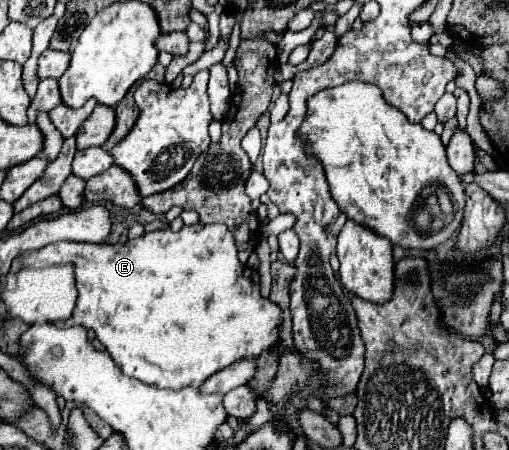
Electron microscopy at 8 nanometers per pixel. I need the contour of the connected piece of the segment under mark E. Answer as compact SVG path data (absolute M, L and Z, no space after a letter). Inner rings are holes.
M195 223L195 225L183 225L181 231L171 229L159 229L153 233L145 233L137 239L125 241L125 243L75 243L75 241L61 241L55 245L49 245L43 249L45 259L49 263L71 263L75 267L75 283L77 283L77 305L73 309L73 315L69 321L57 323L59 327L73 327L83 325L85 329L93 329L95 337L105 345L109 355L115 359L115 363L123 369L125 375L135 377L147 385L155 385L161 389L181 389L181 387L201 387L205 379L209 379L213 373L229 367L235 361L241 359L255 359L263 353L263 349L273 347L279 341L279 323L281 323L281 309L271 303L269 299L263 299L259 295L259 275L255 269L249 269L237 259L237 247L231 231L221 223Z

